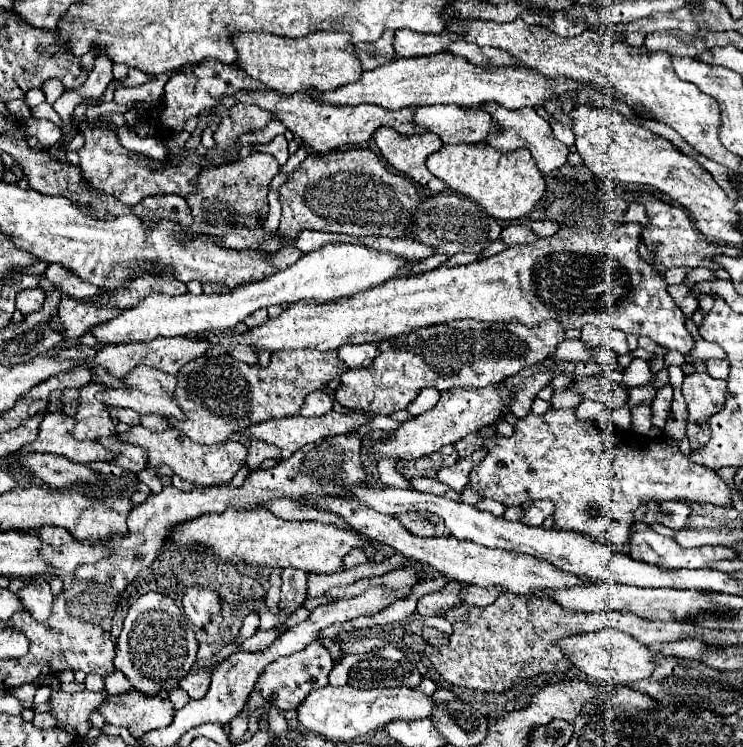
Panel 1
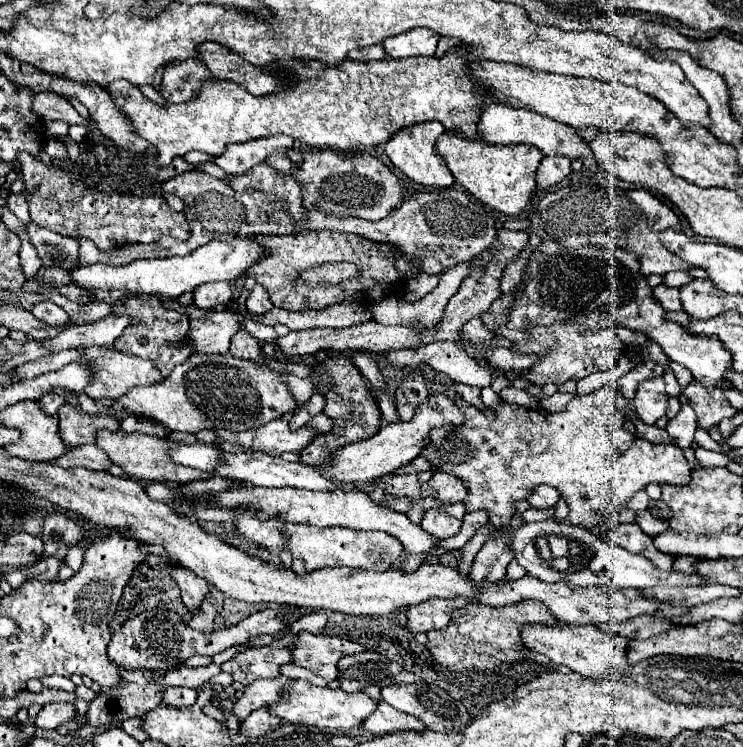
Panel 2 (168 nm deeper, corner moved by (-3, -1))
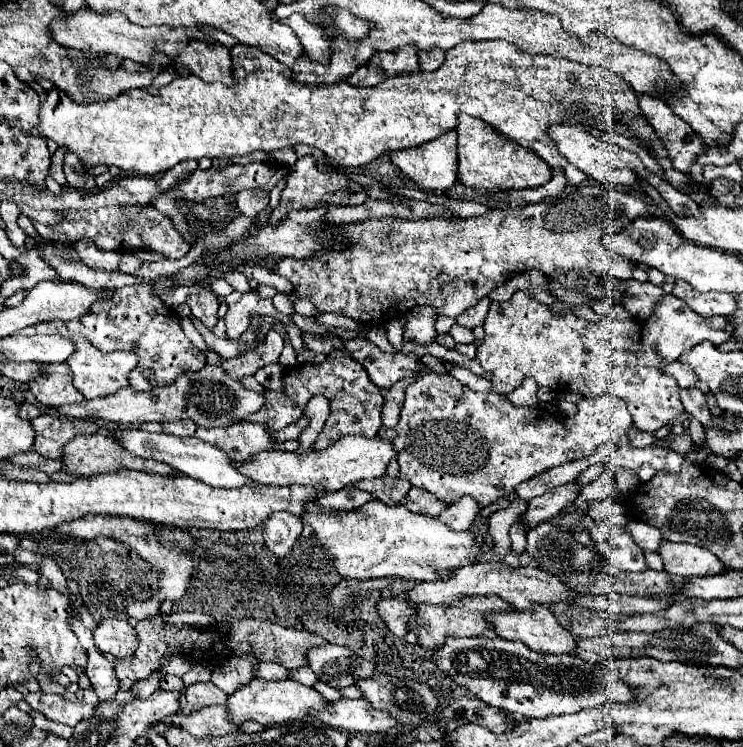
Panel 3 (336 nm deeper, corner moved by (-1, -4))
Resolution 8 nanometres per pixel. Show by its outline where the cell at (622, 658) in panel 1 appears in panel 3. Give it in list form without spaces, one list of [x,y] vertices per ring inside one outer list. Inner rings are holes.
[[[534,605],[530,611],[512,609],[512,611],[488,613],[486,621],[492,625],[496,635],[500,635],[504,639],[512,639],[512,641],[522,641],[532,651],[538,651],[538,653],[574,653],[576,637],[570,635],[570,631],[566,631],[562,625],[558,625],[558,621],[554,619],[552,611],[546,605]]]

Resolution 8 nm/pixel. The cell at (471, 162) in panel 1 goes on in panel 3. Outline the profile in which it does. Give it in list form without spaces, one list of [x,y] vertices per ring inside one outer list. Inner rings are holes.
[[[458,115],[458,181],[466,187],[484,189],[488,193],[496,189],[528,189],[540,187],[552,179],[552,169],[548,163],[524,147],[518,147],[512,139],[506,139],[502,133],[496,133],[494,127],[474,119],[472,115]]]

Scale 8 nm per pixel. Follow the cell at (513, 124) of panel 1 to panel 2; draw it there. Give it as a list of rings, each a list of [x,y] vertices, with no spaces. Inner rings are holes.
[[[544,156],[538,166],[538,188],[552,186],[570,174],[570,160],[566,156]]]

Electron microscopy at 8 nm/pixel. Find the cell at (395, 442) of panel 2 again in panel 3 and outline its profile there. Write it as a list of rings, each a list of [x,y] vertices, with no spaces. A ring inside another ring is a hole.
[[[342,437],[334,445],[322,451],[262,451],[262,455],[254,455],[250,463],[238,463],[238,471],[242,475],[254,479],[254,483],[264,485],[310,485],[318,491],[340,491],[346,485],[352,485],[362,479],[376,479],[386,473],[390,459],[396,457],[390,441],[382,437],[366,439],[366,437]]]

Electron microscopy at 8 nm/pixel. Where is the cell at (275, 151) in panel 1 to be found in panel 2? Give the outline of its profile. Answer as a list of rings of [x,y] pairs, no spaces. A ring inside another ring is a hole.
[[[272,136],[264,140],[254,140],[248,144],[230,144],[224,154],[220,154],[214,164],[218,164],[226,174],[238,176],[248,172],[252,166],[266,162],[274,152],[288,152],[292,140],[288,136]]]

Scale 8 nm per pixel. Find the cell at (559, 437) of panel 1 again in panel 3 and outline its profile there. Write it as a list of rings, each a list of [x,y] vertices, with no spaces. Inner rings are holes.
[[[428,371],[418,375],[406,389],[396,425],[398,435],[392,441],[398,451],[398,477],[406,479],[412,487],[424,487],[448,505],[456,503],[462,495],[472,495],[486,507],[500,497],[508,497],[518,483],[542,471],[592,455],[592,451],[598,451],[596,445],[604,449],[598,455],[600,461],[594,465],[602,464],[618,445],[616,465],[620,467],[636,471],[642,463],[650,463],[656,471],[679,473],[684,457],[672,449],[638,449],[628,443],[626,415],[630,415],[626,403],[608,395],[580,399],[574,417],[560,411],[550,413],[544,407],[516,407],[504,395],[494,391],[476,393],[448,373]]]

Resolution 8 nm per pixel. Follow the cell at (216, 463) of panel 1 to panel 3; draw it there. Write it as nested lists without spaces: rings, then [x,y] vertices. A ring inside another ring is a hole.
[[[96,433],[96,435],[78,435],[74,437],[70,443],[66,443],[64,447],[64,455],[62,455],[62,461],[64,461],[64,473],[66,475],[94,475],[94,473],[102,473],[102,471],[120,471],[120,469],[136,469],[136,471],[146,471],[146,473],[154,473],[154,475],[164,475],[164,477],[170,477],[170,475],[176,475],[172,467],[168,467],[166,463],[158,463],[158,461],[146,461],[146,459],[140,459],[138,455],[122,449],[122,445],[110,437],[110,435],[104,435],[104,433]]]

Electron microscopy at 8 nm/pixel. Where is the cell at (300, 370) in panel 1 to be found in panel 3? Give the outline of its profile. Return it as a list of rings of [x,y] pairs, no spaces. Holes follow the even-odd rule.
[[[206,365],[200,371],[180,375],[172,385],[156,387],[152,391],[134,391],[132,387],[122,387],[114,395],[106,395],[102,399],[68,403],[58,407],[56,411],[68,419],[104,419],[116,425],[138,425],[142,421],[184,421],[190,419],[200,427],[226,427],[230,423],[238,423],[246,415],[264,407],[262,393],[252,393],[240,385],[240,379],[228,377],[220,367]]]

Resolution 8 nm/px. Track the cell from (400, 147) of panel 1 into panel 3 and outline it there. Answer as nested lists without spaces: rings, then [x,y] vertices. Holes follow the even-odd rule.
[[[446,131],[412,149],[392,151],[390,159],[420,189],[444,191],[456,183],[456,131]]]

